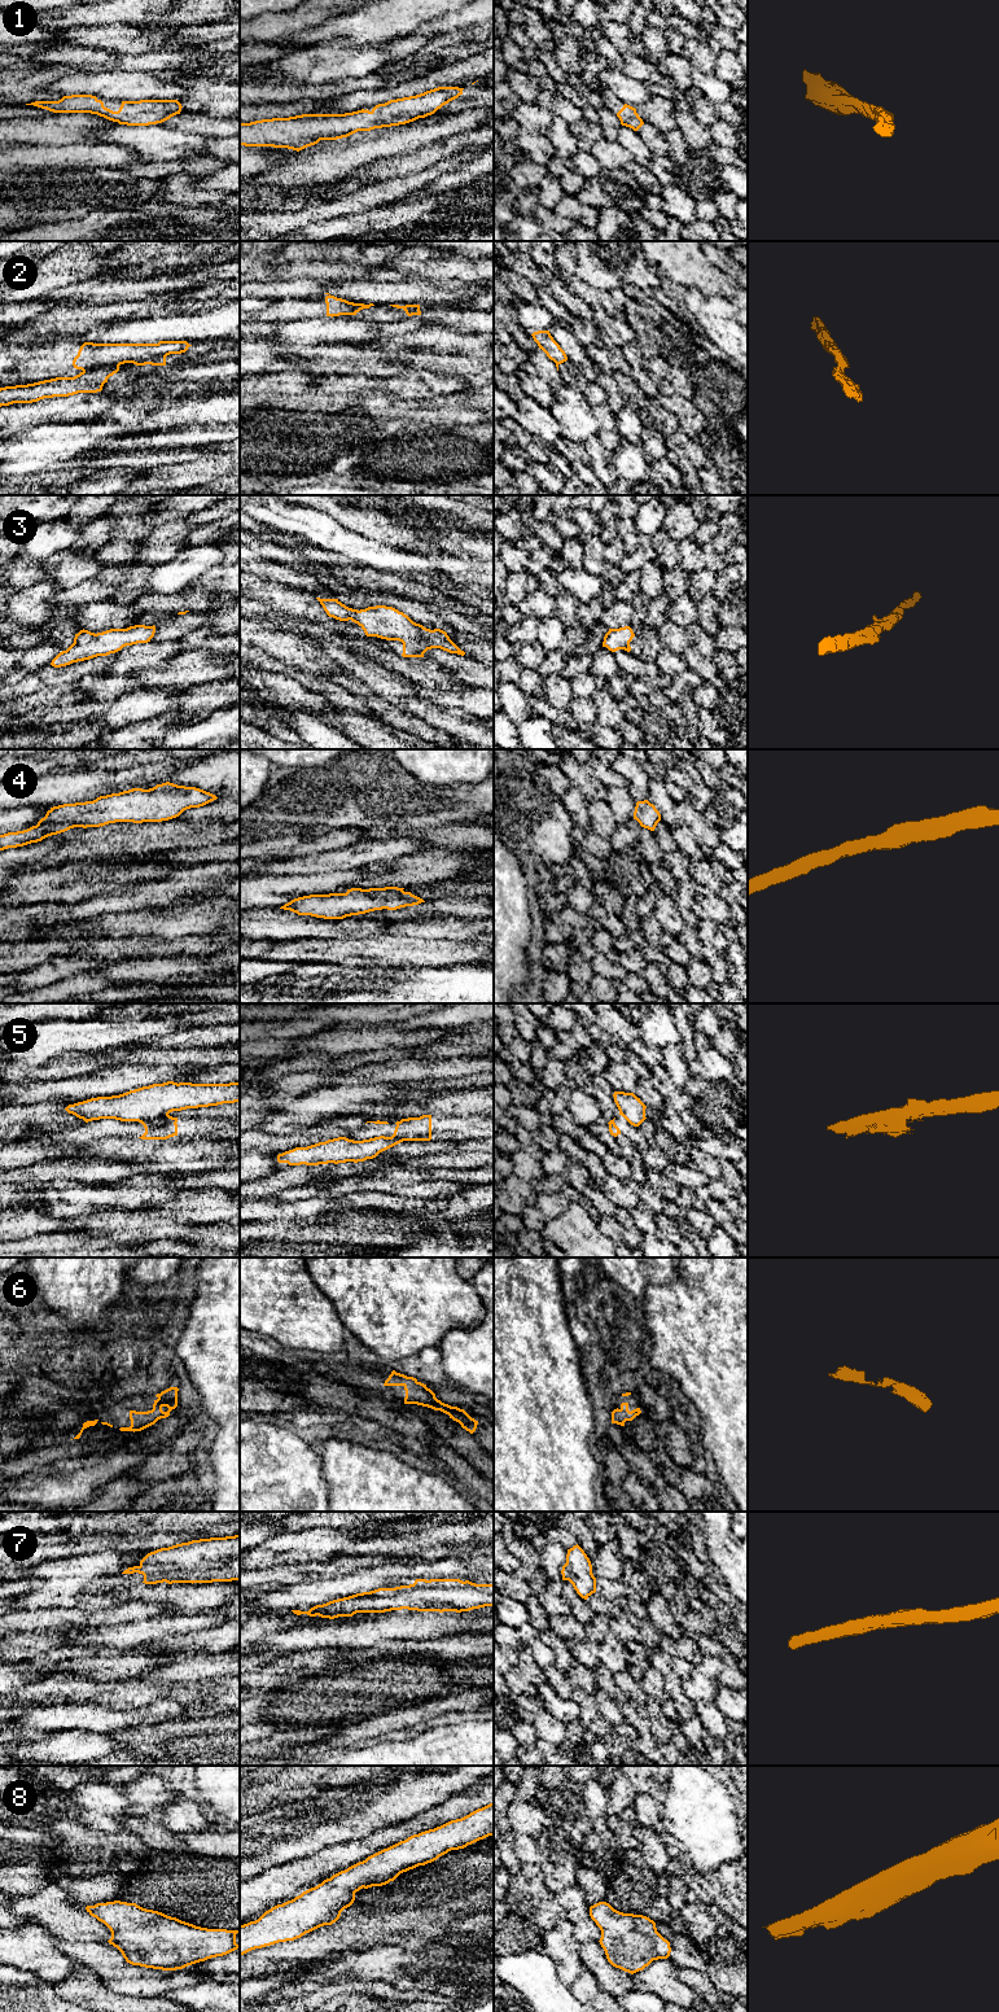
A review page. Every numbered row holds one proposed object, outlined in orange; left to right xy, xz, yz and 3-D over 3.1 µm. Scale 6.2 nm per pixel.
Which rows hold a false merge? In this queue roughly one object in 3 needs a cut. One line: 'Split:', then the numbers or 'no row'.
Split: 2, 5

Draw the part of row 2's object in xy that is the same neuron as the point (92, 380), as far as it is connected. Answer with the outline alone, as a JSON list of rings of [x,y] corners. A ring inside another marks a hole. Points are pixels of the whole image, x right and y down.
[[[105,366],[83,371],[74,377],[56,377],[27,385],[0,388],[0,407],[78,393],[97,393],[102,390],[108,379],[118,371],[119,366]]]

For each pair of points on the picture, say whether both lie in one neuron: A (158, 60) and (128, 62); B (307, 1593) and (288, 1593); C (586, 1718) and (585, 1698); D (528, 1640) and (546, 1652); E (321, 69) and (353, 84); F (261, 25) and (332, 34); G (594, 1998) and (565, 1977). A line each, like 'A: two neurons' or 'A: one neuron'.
A: one neuron
B: one neuron
C: one neuron
D: one neuron
E: two neurons
F: two neurons
G: two neurons

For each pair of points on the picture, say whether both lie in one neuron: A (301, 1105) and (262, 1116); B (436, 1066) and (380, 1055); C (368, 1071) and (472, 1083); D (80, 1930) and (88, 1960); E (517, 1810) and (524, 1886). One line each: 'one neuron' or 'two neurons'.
A: two neurons
B: two neurons
C: two neurons
D: two neurons
E: two neurons

